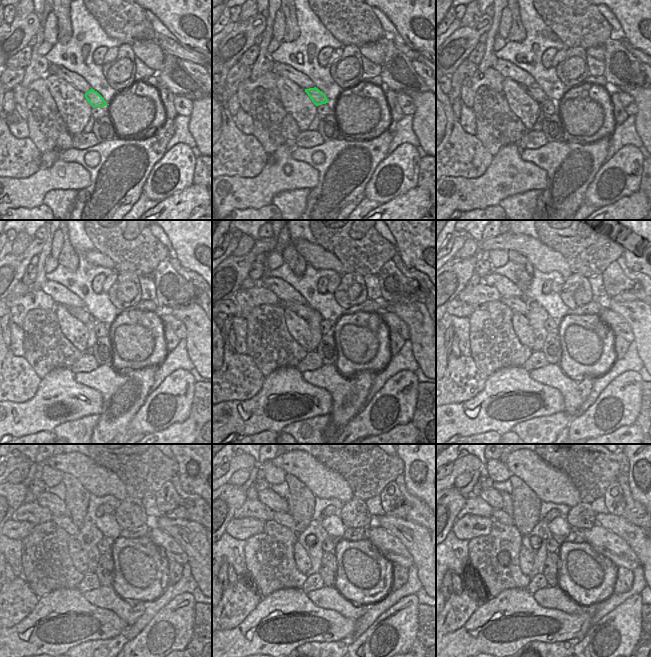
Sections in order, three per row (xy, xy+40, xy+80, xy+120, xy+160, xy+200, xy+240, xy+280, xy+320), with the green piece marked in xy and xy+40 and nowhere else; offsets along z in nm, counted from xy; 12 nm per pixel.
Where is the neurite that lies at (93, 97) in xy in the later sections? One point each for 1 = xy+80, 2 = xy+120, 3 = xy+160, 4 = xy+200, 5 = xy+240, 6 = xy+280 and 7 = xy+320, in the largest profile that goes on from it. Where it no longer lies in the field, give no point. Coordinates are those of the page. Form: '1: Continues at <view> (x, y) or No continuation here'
1: Continues at xy+80 (535, 92)
2: Continues at xy+120 (81, 313)
3: Continues at xy+160 (304, 311)
4: Continues at xy+200 (516, 304)
5: Continues at xy+240 (65, 522)
6: Continues at xy+280 (285, 519)
7: Continues at xy+320 (500, 515).

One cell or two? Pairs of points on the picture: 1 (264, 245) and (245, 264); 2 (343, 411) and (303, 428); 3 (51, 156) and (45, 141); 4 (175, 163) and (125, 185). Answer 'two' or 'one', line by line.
1: one
2: two
3: two
4: two

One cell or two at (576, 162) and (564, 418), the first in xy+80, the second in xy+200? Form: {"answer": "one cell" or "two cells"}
{"answer": "two cells"}

